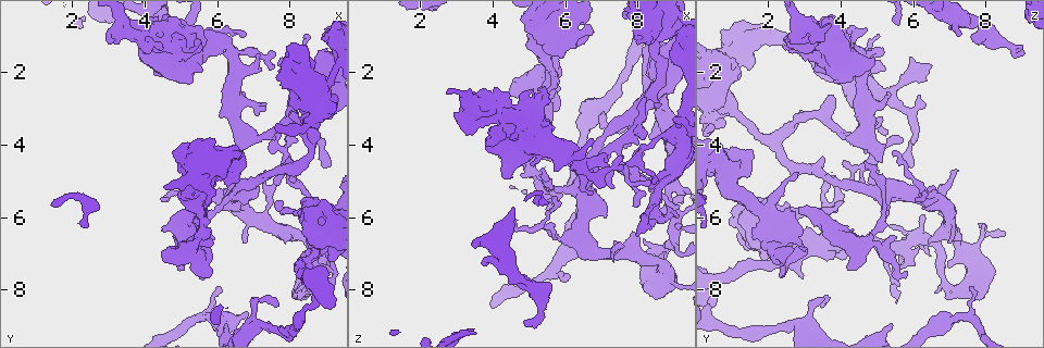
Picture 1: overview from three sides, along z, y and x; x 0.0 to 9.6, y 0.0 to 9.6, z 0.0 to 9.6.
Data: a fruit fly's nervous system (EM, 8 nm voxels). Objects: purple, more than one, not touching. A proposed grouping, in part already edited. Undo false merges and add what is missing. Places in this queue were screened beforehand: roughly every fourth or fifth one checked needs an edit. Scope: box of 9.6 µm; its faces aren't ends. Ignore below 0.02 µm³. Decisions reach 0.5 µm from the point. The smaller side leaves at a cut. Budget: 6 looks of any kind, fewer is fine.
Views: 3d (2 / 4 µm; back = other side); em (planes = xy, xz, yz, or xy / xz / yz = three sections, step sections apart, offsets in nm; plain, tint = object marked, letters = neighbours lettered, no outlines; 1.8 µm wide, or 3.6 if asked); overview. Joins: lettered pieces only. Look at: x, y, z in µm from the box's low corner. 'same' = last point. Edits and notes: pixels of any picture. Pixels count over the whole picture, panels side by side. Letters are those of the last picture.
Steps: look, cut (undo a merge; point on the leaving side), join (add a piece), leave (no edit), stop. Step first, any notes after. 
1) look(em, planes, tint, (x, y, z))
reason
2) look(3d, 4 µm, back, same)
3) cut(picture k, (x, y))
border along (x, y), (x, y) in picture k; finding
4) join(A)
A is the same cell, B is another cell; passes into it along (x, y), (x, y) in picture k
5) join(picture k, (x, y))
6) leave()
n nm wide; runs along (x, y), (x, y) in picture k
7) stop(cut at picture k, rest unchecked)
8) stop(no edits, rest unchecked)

look(em, planes, letters, (2.95, 1.10, 3.15))
free end

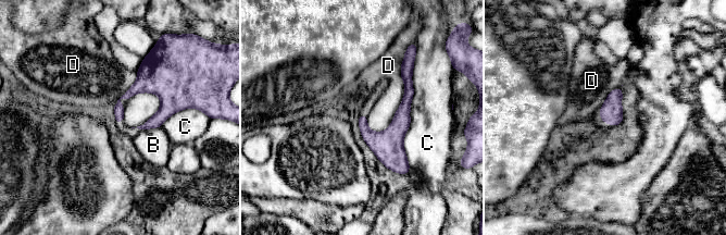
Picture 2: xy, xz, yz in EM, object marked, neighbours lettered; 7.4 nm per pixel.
leave()
B, C and D are other cells; no lettered piece goes on from it

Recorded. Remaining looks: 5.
look(3d, 2 µm, (8.30, 8.25, 6.85))
thick end

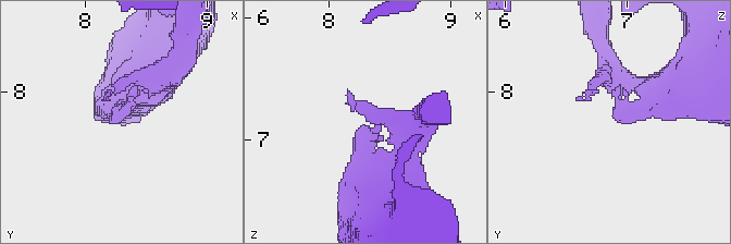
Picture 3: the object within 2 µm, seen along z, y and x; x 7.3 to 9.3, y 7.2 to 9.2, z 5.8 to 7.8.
look(em, planes, letters, (8.26, 8.18, 6.88))

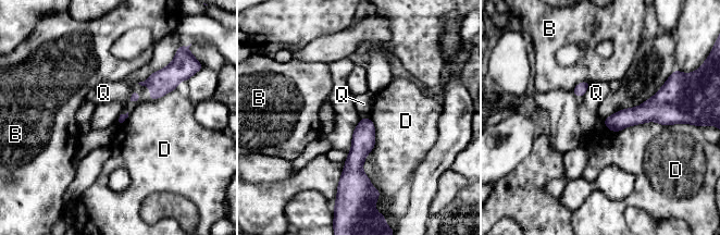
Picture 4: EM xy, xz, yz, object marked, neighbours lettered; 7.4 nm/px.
leave()
B, D and Q are other cells; runs along (367, 121), (354, 163), (354, 184) in picture 4; no lettered piece goes on from it

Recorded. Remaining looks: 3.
look(3d, 2 µm, (9.10, 7.10, 1.90))
stops while still wide

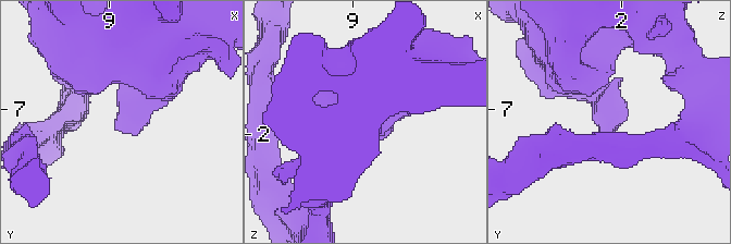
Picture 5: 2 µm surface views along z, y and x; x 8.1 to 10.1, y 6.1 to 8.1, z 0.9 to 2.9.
look(em, planes, plain, (9.12, 7.16, 1.88))

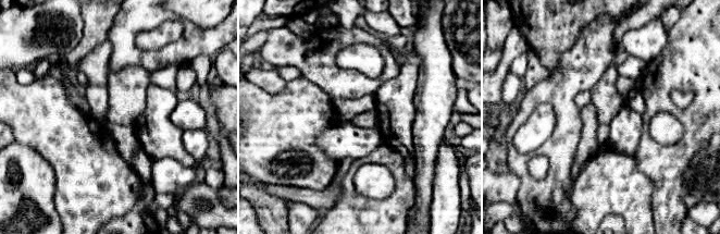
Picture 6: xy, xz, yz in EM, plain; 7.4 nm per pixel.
look(em, planes, letters, same)
see the neighbours

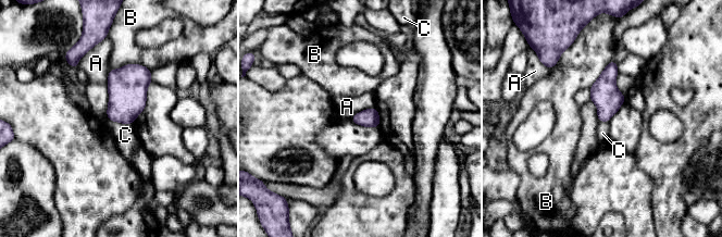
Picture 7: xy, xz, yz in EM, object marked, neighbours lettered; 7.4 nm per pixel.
leave()
A, B and C are other cells; border along (109, 119), (115, 122), (133, 123) in picture 7; none of them fits

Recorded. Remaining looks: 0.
stop(no edits, rest unchecked)

